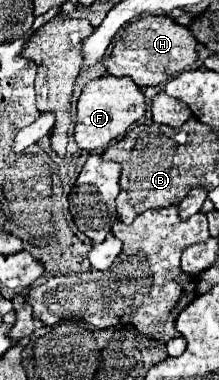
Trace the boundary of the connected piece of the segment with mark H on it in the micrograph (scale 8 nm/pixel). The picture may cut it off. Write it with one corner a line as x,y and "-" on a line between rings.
143,17
131,21
123,27
117,37
109,57
103,59
103,65
113,77
129,77
137,87
159,85
163,81
173,79
177,73
185,71
197,61
197,41
191,31
183,25
177,25
169,17

